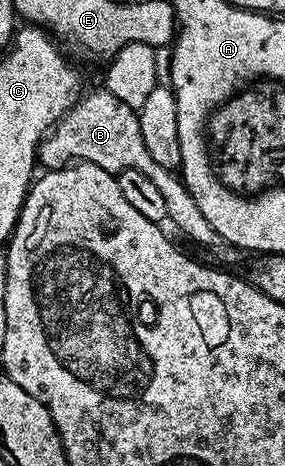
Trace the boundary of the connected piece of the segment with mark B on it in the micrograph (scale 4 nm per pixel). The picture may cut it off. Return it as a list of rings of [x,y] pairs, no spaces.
[[[107,90],[90,92],[85,96],[86,93],[38,145],[37,163],[46,170],[67,168],[75,162],[100,166],[100,170],[108,170],[115,174],[124,170],[140,170],[148,174],[148,178],[152,178],[153,184],[160,189],[160,194],[164,194],[164,202],[168,202],[169,223],[174,223],[188,239],[214,250],[224,261],[236,261],[240,256],[239,249],[227,244],[226,239],[208,222],[208,218],[200,214],[200,206],[196,206],[196,198],[188,194],[181,175],[177,171],[160,166],[148,152],[136,109]]]

